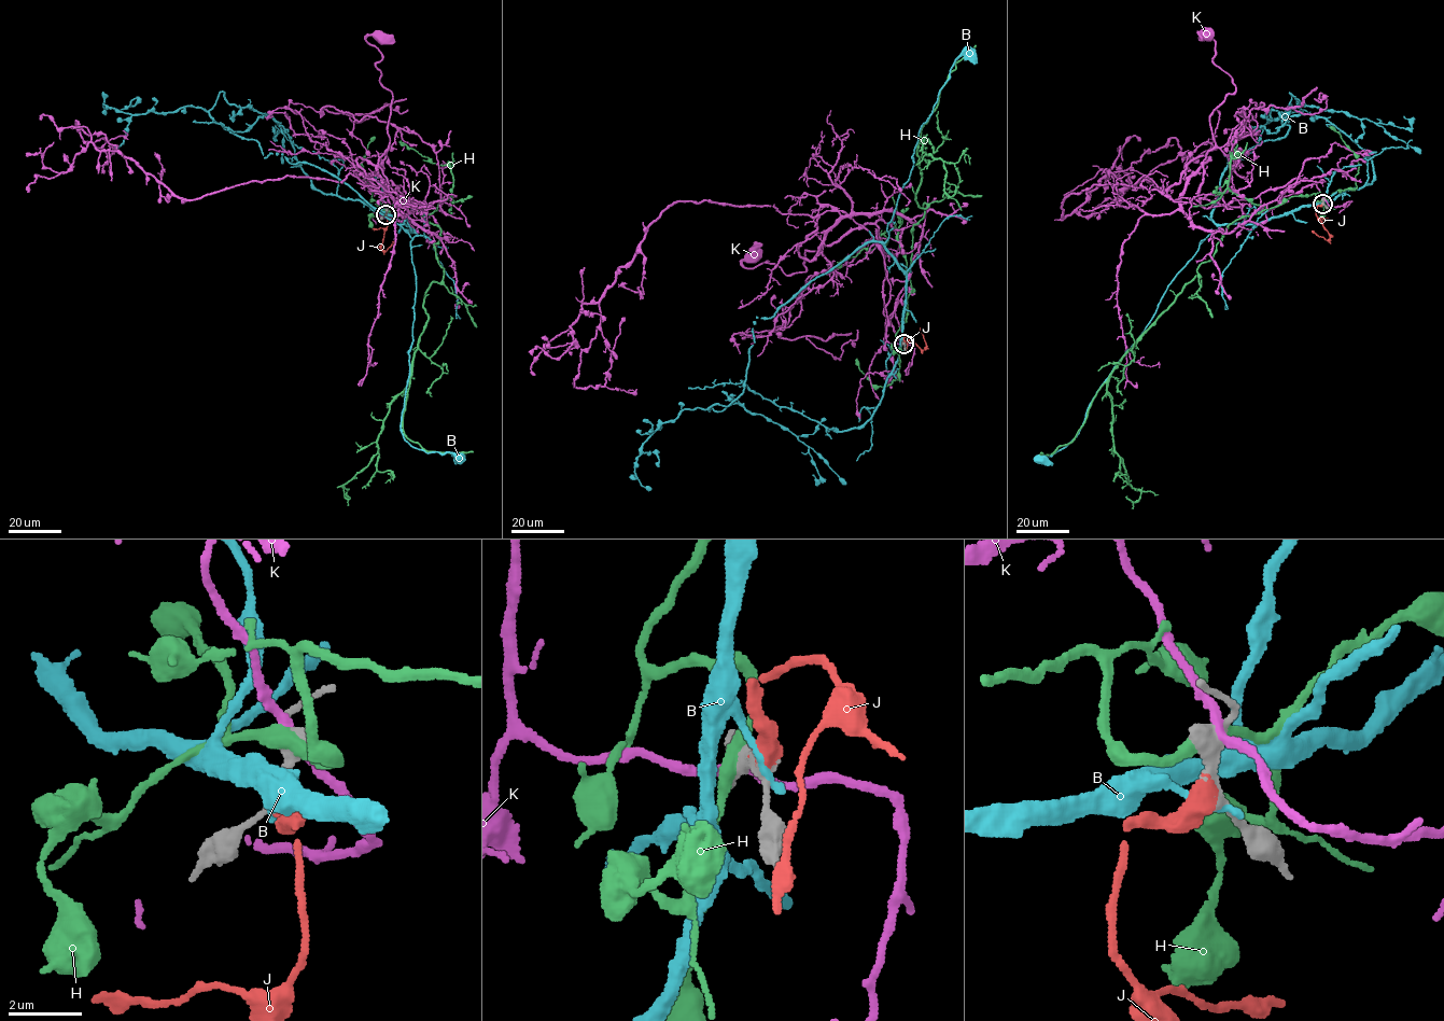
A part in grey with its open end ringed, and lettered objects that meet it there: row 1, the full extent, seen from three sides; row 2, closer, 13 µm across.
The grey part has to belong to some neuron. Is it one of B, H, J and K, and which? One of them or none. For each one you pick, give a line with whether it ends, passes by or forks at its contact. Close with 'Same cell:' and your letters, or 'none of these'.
J: it ends there
Same cell: J

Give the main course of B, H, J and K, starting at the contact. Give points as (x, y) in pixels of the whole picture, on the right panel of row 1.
B: (1323, 205), (1301, 205), (1257, 223), (1224, 224), (1210, 234), (1093, 399), (1078, 434), (1041, 458)
H: (1322, 199), (1291, 196), (1229, 225), (1200, 276), (1112, 371), (1113, 450), (1140, 492), (1134, 502), (1125, 497)
J: (1322, 204), (1317, 207), (1316, 215), (1330, 239), (1312, 232)
K: (1323, 199), (1315, 184), (1265, 212), (1202, 205), (1210, 114), (1235, 88), (1205, 33)

